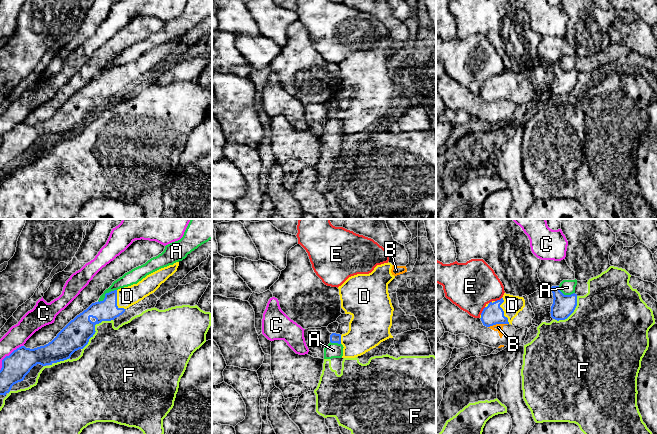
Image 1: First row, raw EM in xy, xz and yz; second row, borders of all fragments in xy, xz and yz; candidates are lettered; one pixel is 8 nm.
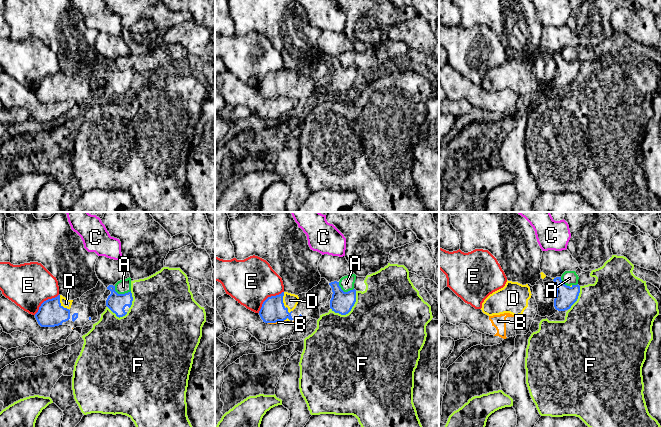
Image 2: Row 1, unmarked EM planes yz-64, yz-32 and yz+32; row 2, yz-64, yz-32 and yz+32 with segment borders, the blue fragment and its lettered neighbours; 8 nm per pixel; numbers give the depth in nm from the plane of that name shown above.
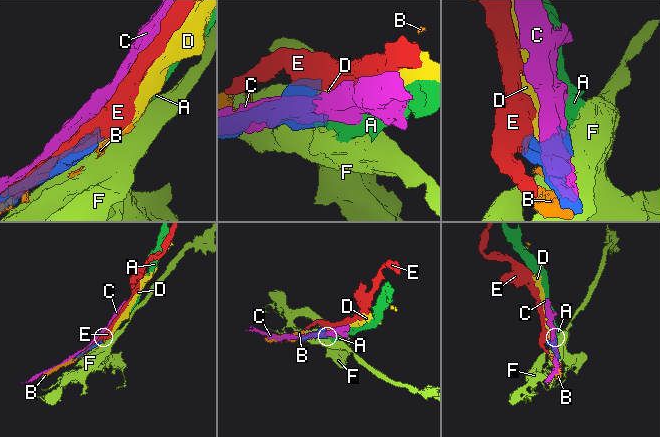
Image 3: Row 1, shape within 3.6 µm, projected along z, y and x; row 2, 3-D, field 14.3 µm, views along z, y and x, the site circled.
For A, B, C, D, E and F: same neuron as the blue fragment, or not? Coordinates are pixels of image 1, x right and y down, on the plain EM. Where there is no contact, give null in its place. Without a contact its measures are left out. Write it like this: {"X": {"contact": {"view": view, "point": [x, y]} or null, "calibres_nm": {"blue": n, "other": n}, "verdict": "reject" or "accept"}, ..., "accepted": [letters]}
{"A": {"contact": {"view": "xy", "point": [105, 70]}, "calibres_nm": {"blue": 170, "other": 110}, "verdict": "reject"}, "B": {"contact": {"view": "yz", "point": [497, 99]}, "calibres_nm": {"blue": 170, "other": 60}, "verdict": "reject"}, "C": {"contact": {"view": "xy", "point": [7, 132]}, "calibres_nm": {"blue": 220, "other": 160}, "verdict": "reject"}, "D": {"contact": {"view": "yz", "point": [502, 86]}, "calibres_nm": {"blue": 170, "other": 160}, "verdict": "accept"}, "E": {"contact": {"view": "yz", "point": [482, 87]}, "calibres_nm": {"blue": 170, "other": 380}, "verdict": "reject"}, "F": {"contact": {"view": "xy", "point": [94, 105]}, "calibres_nm": {"blue": 220, "other": 440}, "verdict": "reject"}, "accepted": ["D"]}

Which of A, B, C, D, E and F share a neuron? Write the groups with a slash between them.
A / B / C / D / E / F

